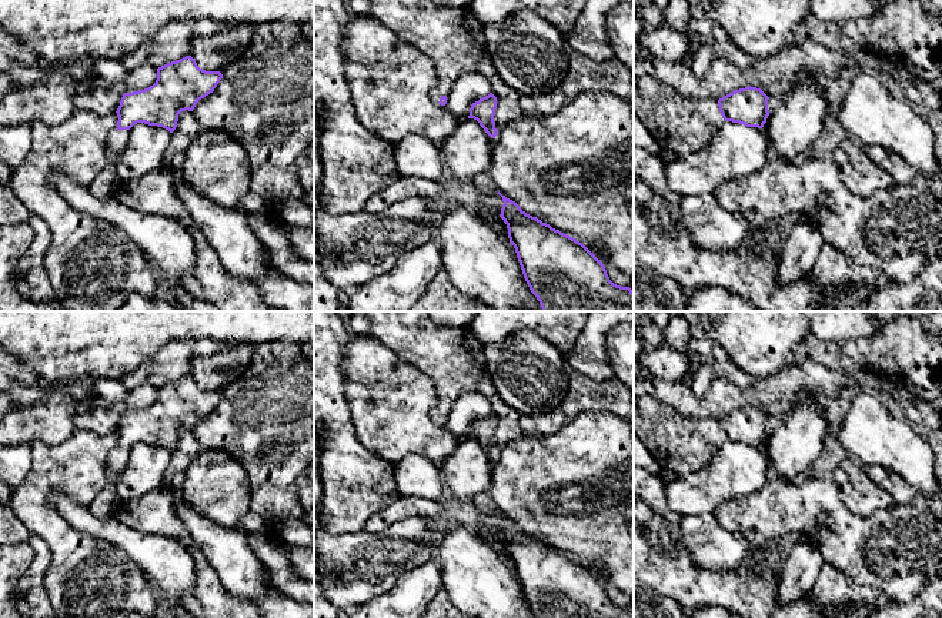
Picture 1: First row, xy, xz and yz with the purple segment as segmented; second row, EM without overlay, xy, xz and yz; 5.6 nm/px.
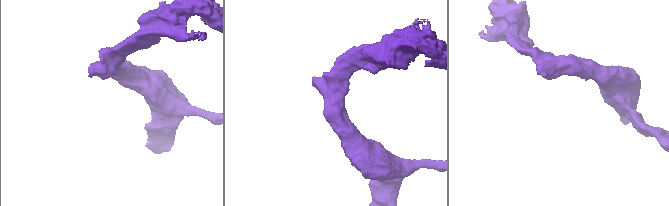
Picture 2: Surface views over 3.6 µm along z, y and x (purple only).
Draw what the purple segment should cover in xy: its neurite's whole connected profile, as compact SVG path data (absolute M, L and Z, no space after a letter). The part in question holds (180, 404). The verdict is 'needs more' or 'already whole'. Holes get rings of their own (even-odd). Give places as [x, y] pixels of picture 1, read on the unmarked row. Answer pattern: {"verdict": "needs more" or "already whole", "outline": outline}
{"verdict": "needs more", "outline": "M191 375L157 388L157 400L148 408L124 412L117 428L117 448L108 455L107 472L117 478L128 462L128 450L144 442L173 452L181 431L193 431L196 424L214 411L223 394L200 388Z"}

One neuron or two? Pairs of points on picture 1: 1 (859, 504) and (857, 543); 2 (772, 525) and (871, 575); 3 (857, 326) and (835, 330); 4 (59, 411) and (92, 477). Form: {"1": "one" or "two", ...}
{"1": "two", "2": "one", "3": "one", "4": "two"}

